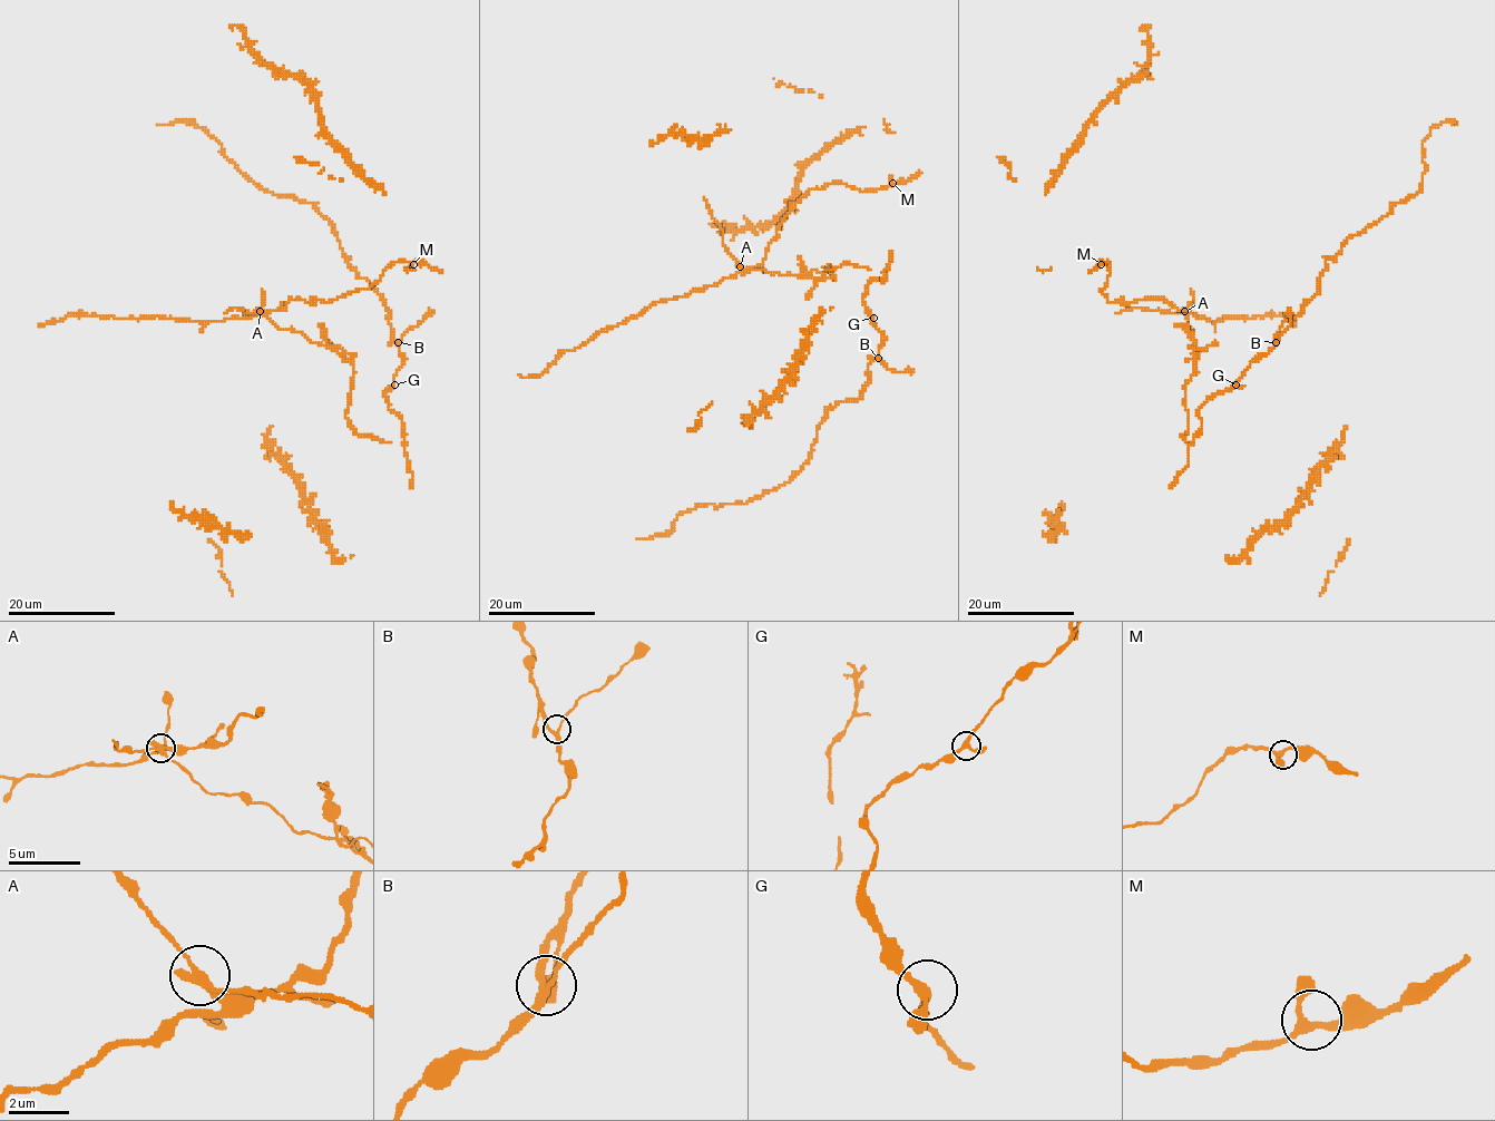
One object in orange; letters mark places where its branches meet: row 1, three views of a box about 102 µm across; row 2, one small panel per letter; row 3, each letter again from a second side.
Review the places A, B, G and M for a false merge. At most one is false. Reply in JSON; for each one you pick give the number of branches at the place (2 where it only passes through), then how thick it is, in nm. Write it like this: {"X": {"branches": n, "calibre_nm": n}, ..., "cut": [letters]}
{"A": {"branches": 3, "calibre_nm": 280}, "cut": ["A"]}

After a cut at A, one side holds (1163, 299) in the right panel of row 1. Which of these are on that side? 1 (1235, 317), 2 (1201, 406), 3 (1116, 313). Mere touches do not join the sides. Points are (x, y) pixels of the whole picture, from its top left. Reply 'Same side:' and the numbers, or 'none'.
Same side: 1, 2

